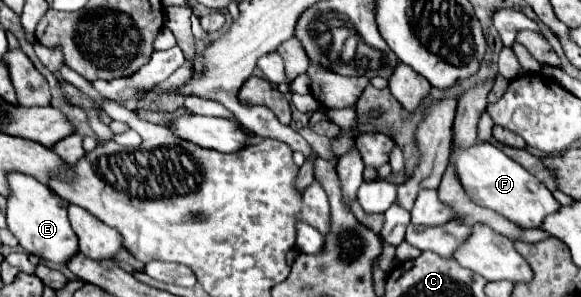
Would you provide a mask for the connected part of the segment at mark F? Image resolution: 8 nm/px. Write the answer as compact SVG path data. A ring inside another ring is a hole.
M476 142L470 148L452 146L450 162L464 192L472 202L502 214L522 228L538 228L548 214L560 208L560 204L552 198L552 192L538 178L530 176L520 164L516 164L490 142Z

